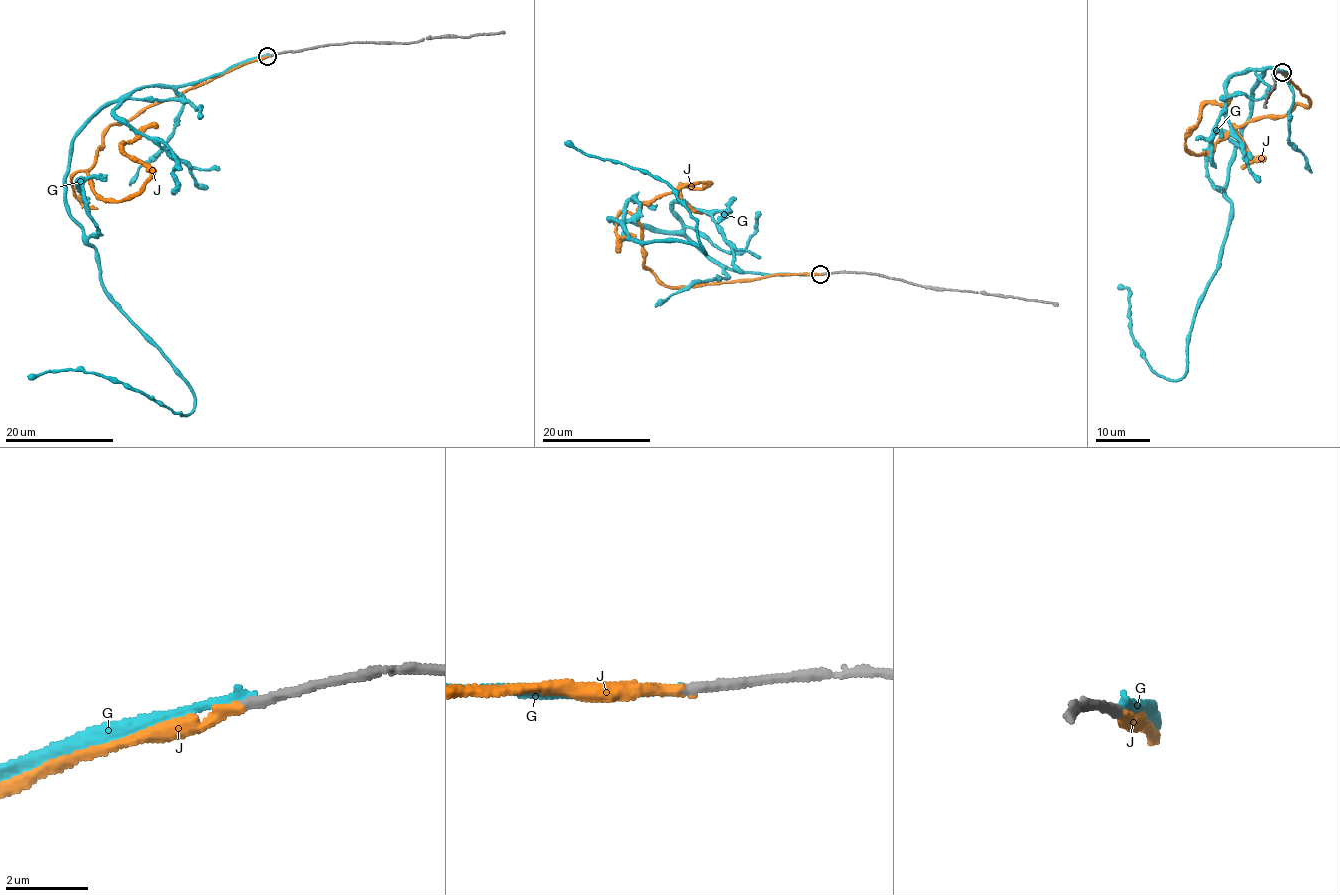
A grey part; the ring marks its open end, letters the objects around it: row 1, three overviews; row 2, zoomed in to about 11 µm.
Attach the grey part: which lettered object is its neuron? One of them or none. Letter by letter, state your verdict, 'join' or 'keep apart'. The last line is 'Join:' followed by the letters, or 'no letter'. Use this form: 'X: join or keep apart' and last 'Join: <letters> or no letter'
G: keep apart
J: join
Join: J

